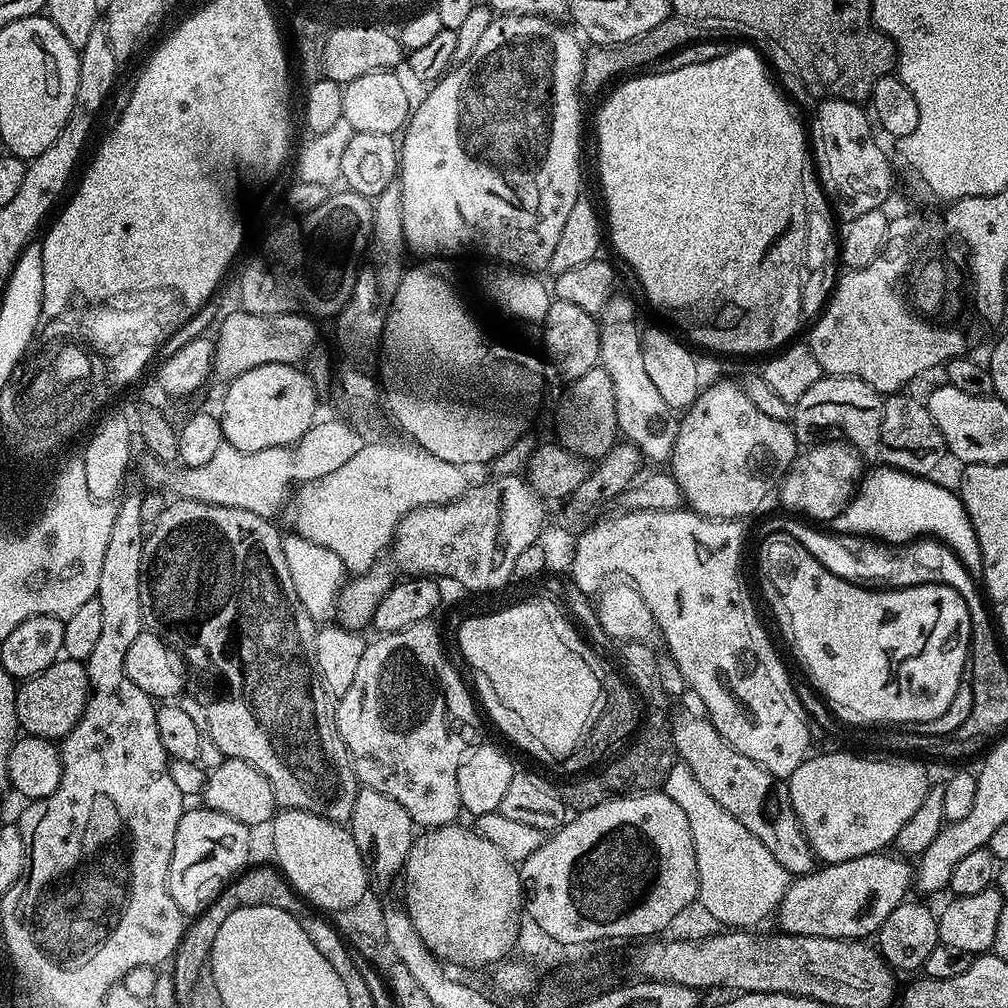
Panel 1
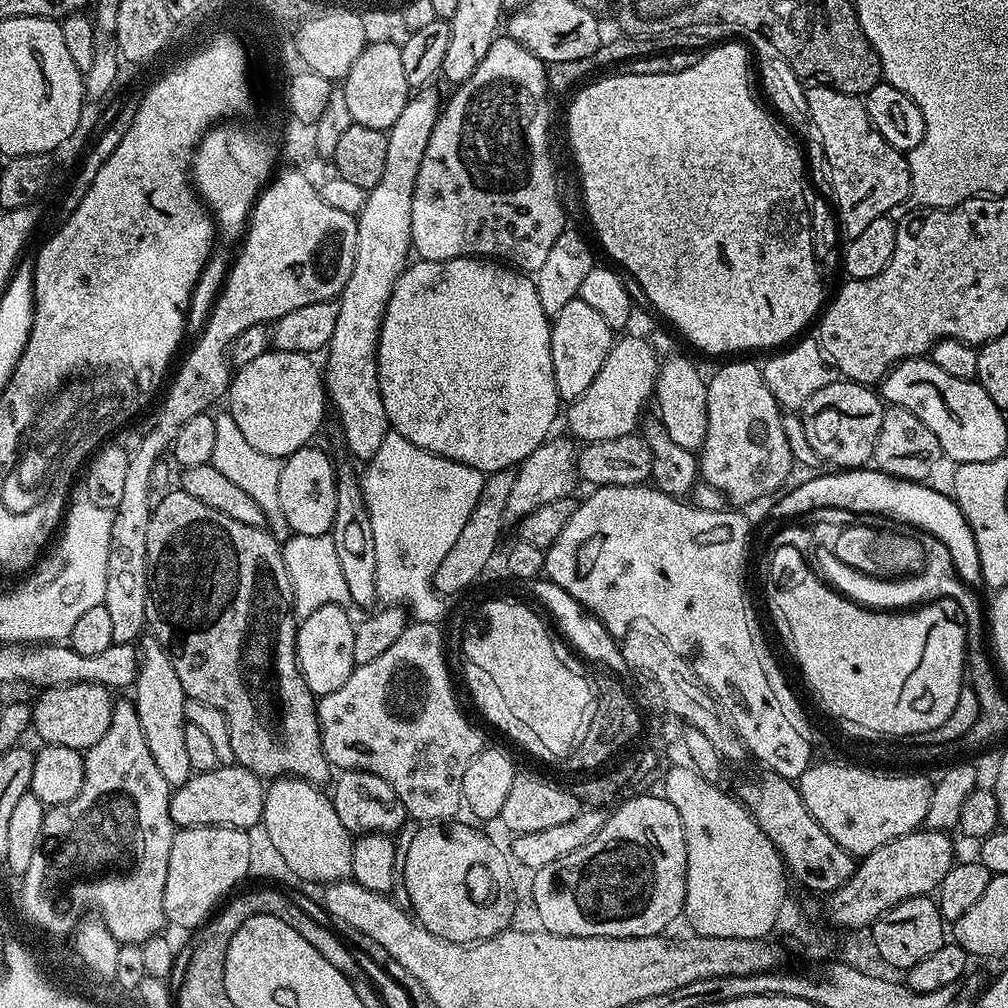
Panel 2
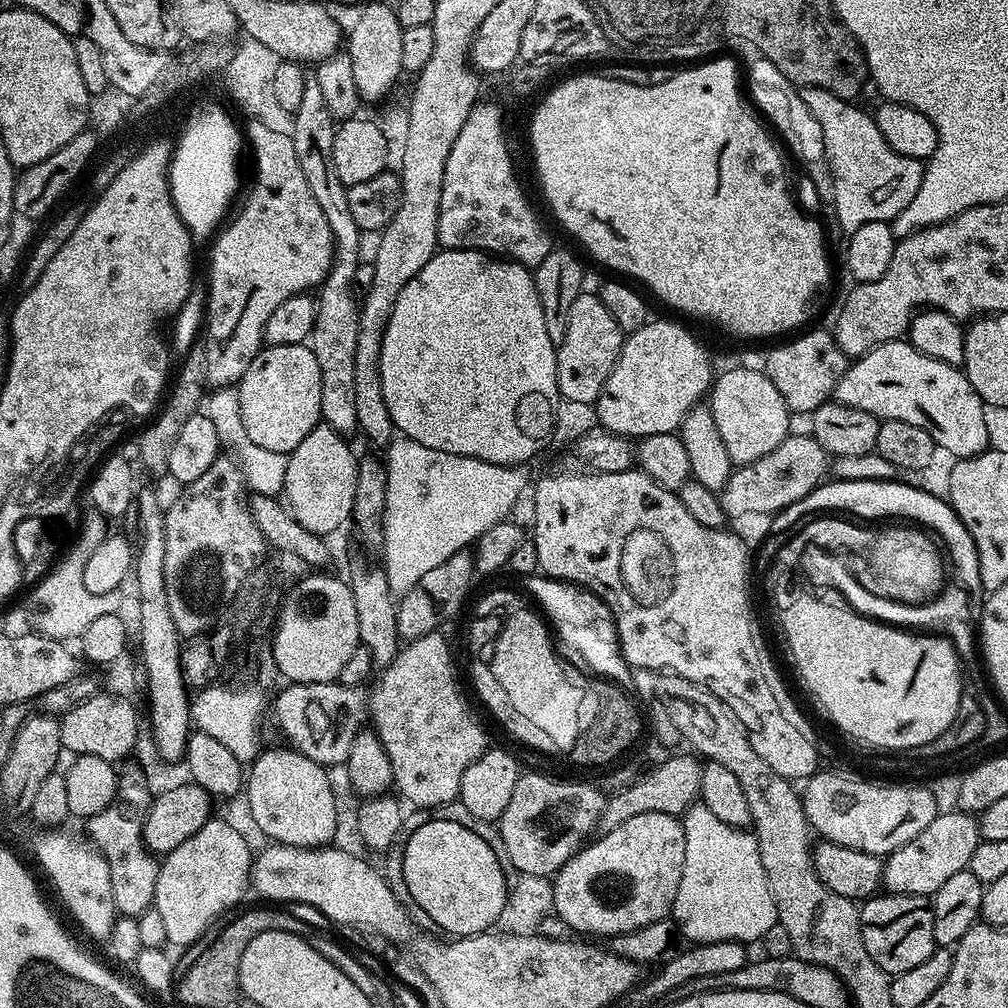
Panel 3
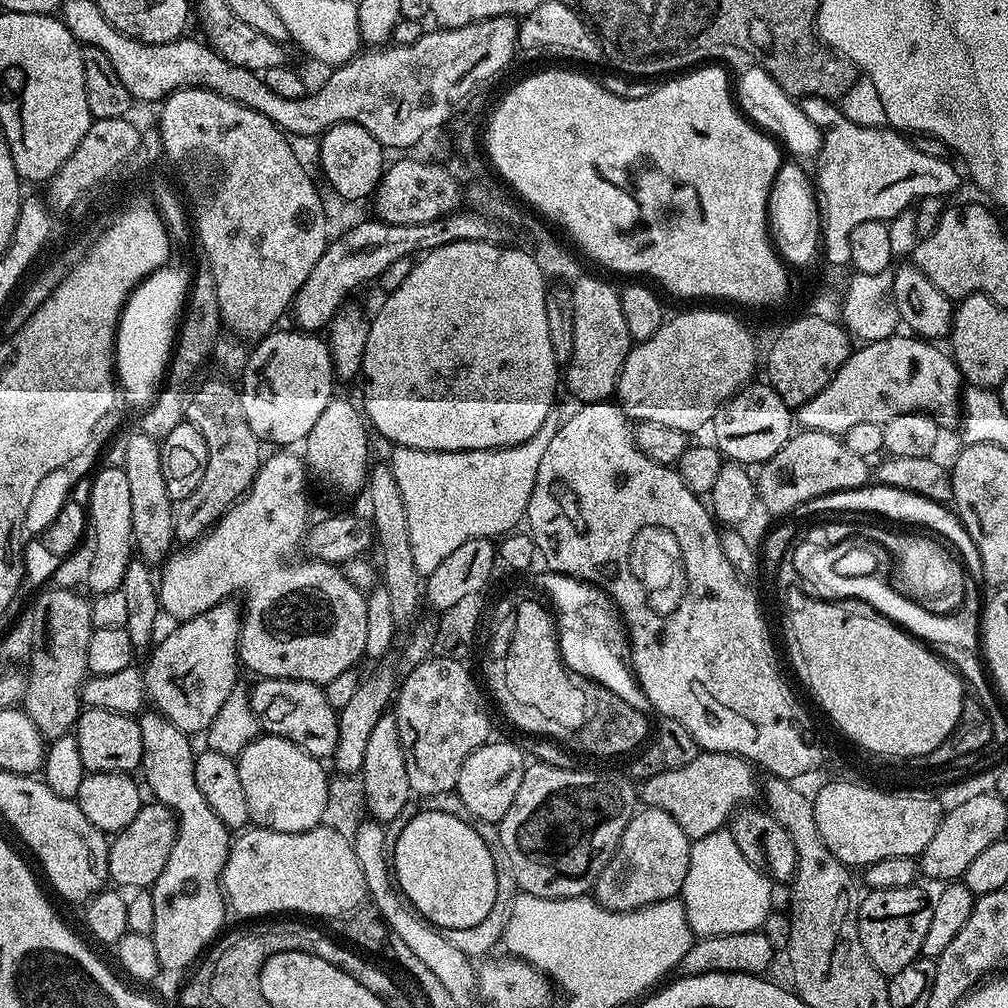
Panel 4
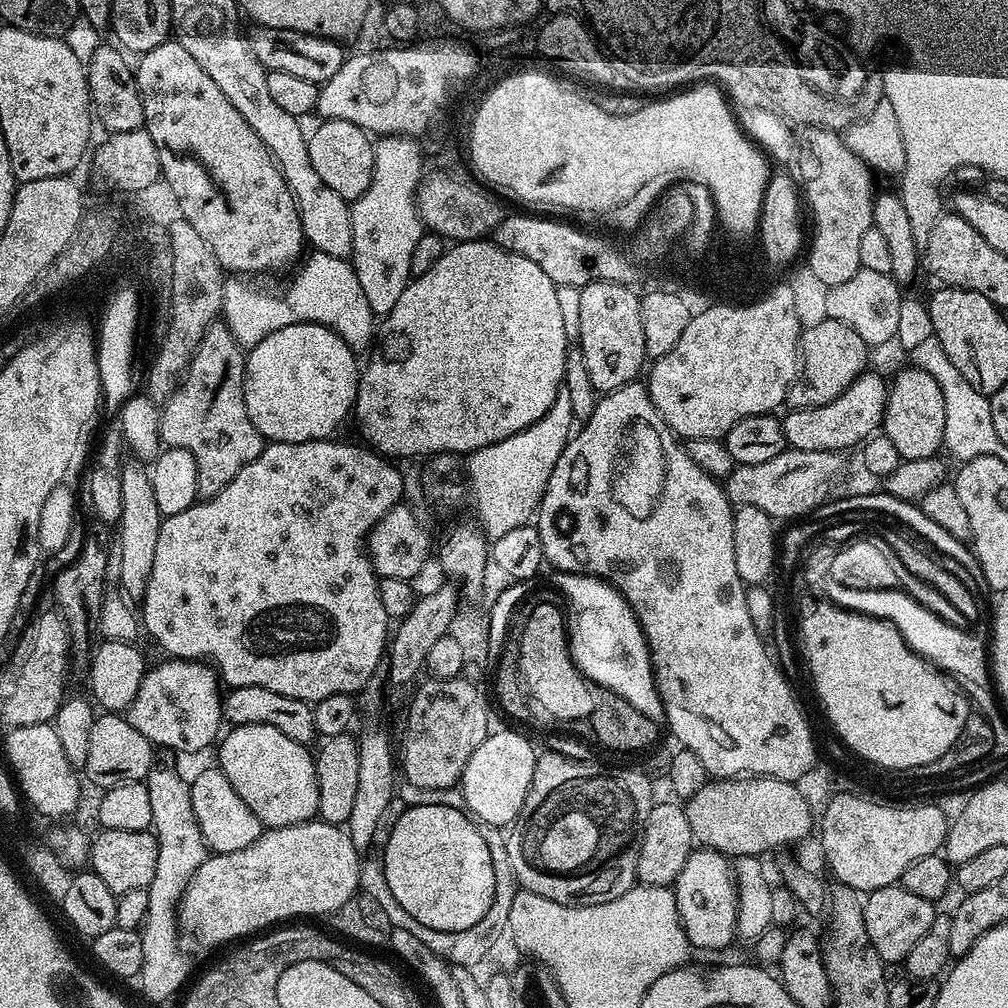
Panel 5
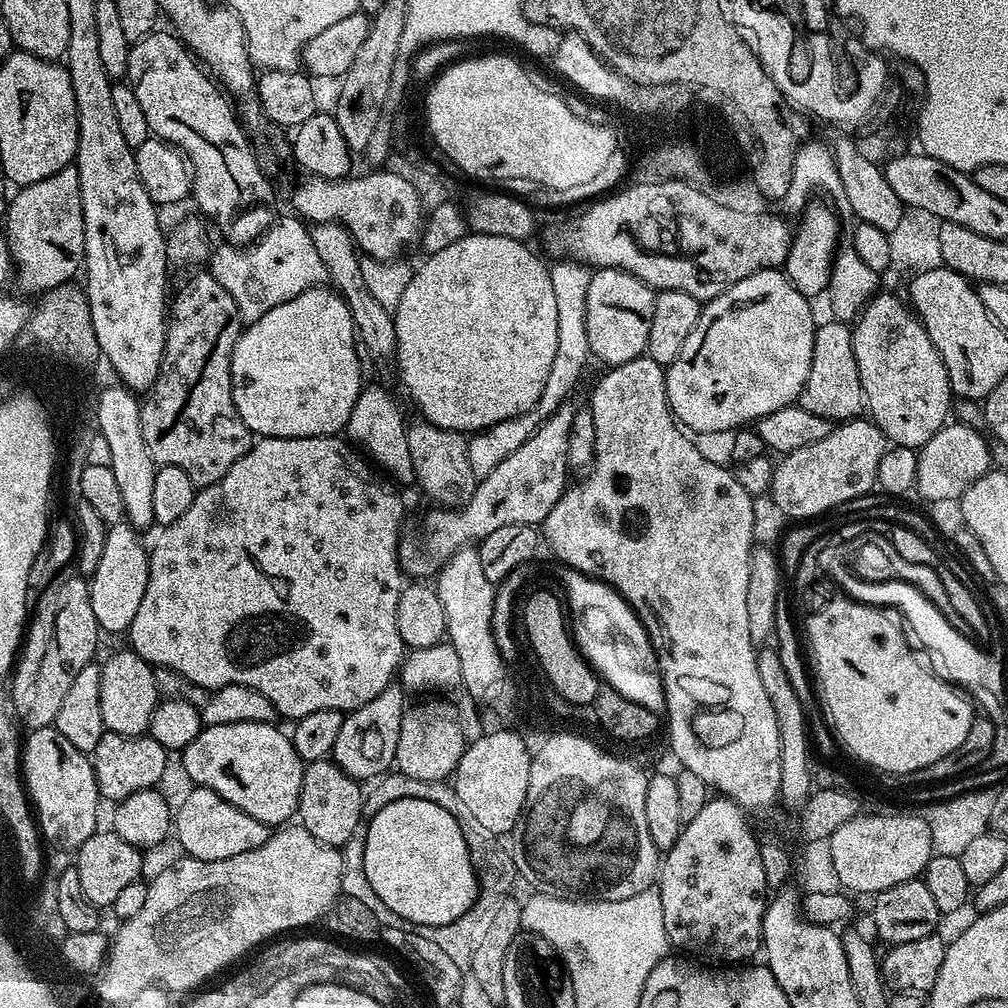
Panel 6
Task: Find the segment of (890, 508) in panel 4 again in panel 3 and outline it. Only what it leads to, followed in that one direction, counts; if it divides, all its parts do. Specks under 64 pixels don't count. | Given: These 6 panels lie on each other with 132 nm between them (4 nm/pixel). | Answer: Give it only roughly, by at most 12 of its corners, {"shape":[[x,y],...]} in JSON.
{"shape":[[844,480],[841,513],[868,507],[925,524],[956,556],[965,593],[985,595],[974,538],[947,499],[895,480]]}

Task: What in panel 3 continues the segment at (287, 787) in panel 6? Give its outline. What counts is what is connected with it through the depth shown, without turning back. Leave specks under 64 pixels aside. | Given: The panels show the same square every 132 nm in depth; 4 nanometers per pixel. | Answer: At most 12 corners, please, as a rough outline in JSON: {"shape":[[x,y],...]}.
{"shape":[[291,747],[261,751],[248,808],[269,841],[335,838],[325,765]]}

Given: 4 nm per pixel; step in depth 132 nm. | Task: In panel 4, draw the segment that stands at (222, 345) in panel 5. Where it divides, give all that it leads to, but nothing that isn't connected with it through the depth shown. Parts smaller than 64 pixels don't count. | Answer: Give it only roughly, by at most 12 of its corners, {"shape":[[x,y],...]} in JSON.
{"shape":[[197,387],[186,413],[206,474],[175,505],[174,536],[199,540],[248,491],[262,441],[239,391]]}

